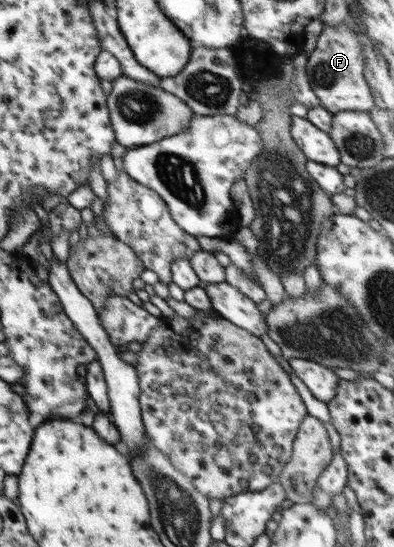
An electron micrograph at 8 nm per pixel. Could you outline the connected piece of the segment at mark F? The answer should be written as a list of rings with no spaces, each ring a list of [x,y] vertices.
[[[345,21],[337,26],[323,25],[315,49],[306,58],[305,70],[311,90],[320,100],[320,106],[332,115],[345,111],[368,113],[375,106],[375,101],[364,75],[365,59],[360,37],[347,28]]]

